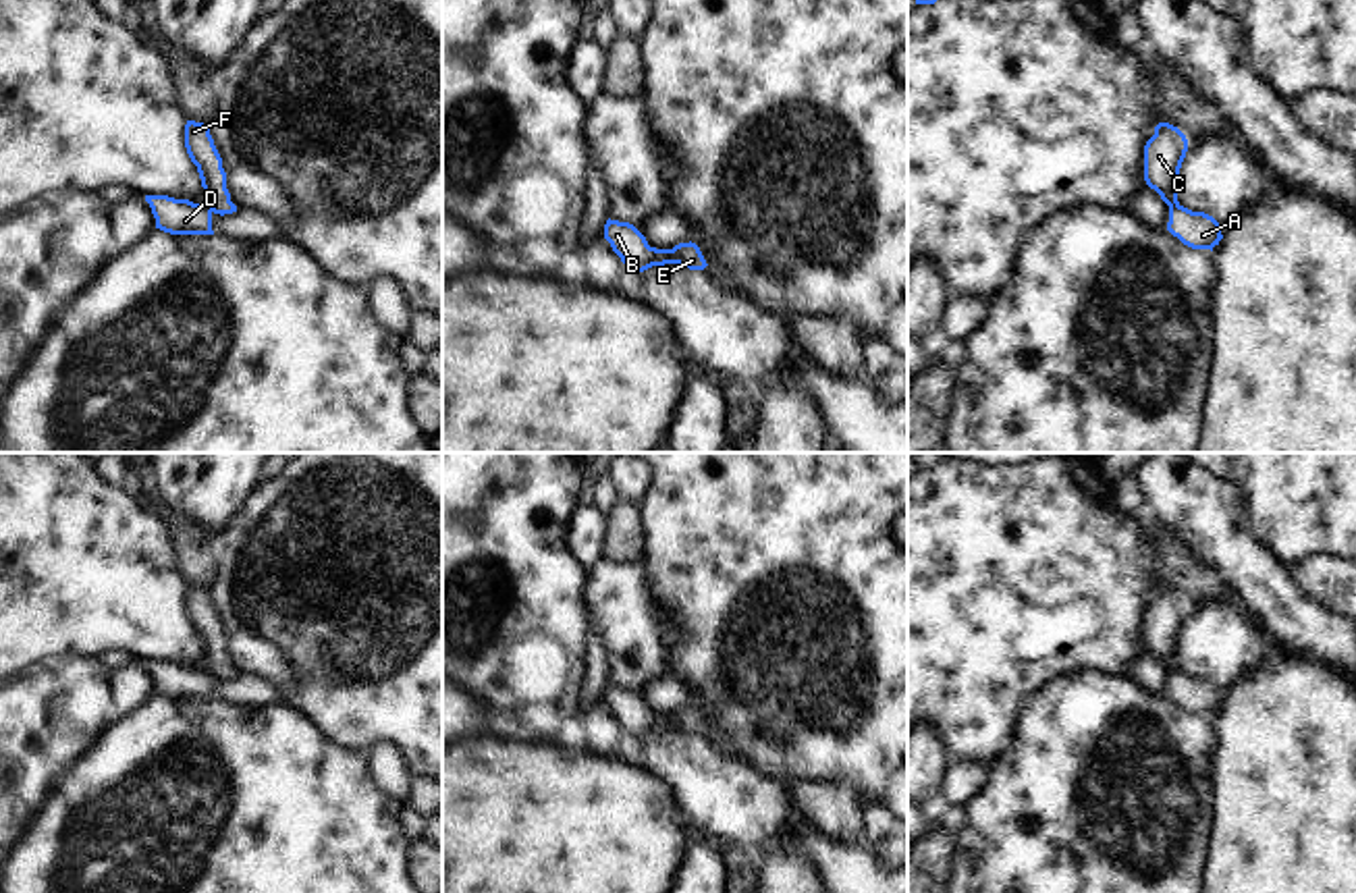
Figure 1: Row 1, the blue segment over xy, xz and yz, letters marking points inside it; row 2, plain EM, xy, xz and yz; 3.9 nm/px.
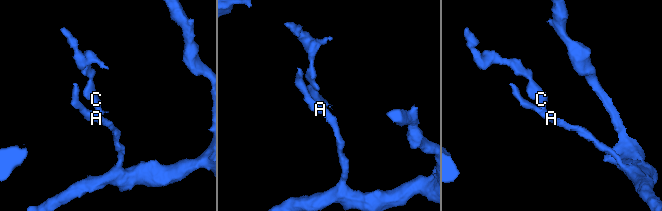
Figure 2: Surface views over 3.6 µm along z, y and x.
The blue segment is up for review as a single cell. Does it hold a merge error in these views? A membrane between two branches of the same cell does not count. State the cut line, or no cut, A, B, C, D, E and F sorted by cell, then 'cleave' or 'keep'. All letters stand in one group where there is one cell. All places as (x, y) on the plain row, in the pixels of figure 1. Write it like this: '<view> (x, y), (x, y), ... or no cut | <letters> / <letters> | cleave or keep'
xz (669, 715), (675, 727) | A B D / C E F | cleave

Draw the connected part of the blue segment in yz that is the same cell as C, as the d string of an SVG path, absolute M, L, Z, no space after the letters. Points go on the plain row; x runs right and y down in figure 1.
M1159 588L1144 611L1144 646L1169 673L1179 671L1177 644L1186 617L1186 600L1169 588Z

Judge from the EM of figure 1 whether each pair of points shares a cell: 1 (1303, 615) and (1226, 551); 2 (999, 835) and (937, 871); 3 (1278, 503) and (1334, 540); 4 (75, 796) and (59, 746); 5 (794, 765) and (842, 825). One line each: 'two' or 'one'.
1: one
2: two
3: one
4: two
5: two

